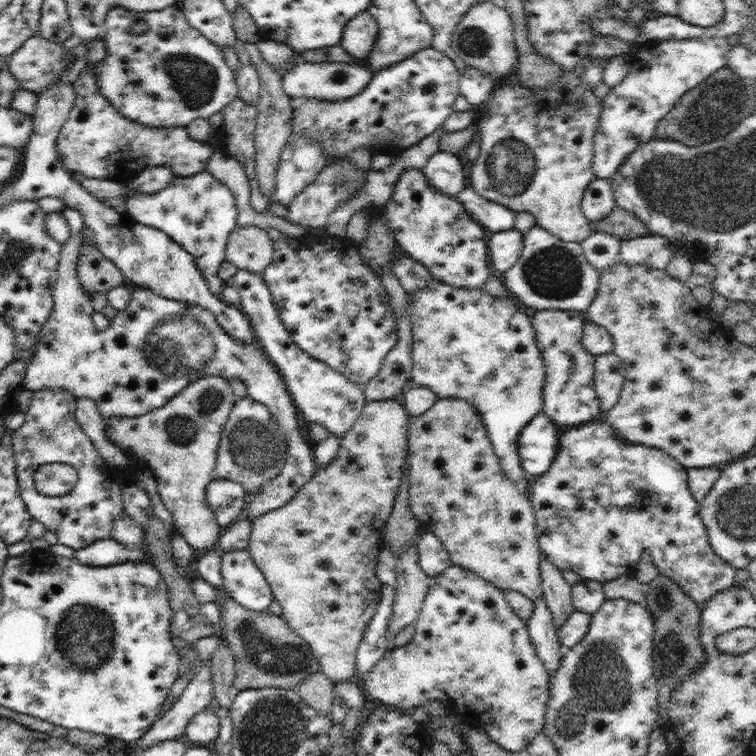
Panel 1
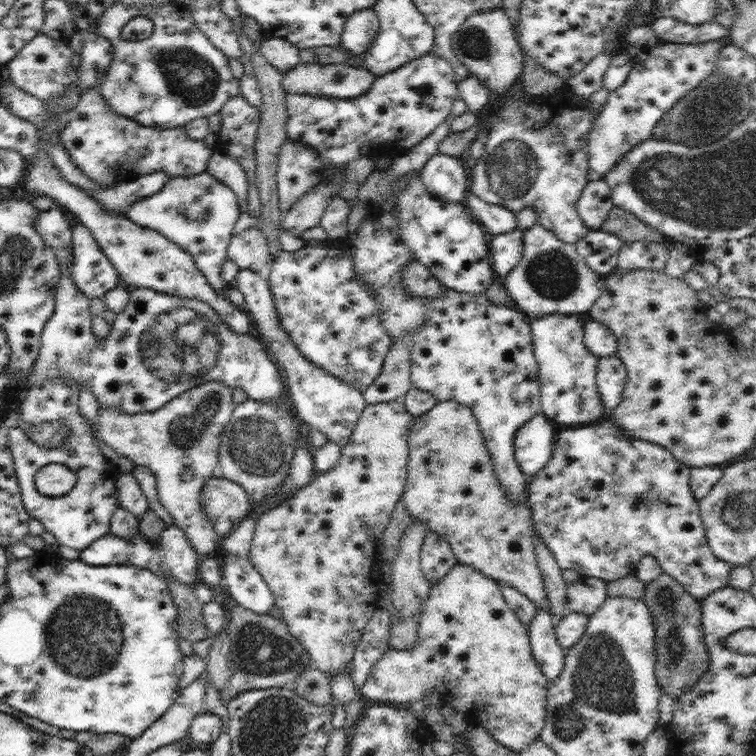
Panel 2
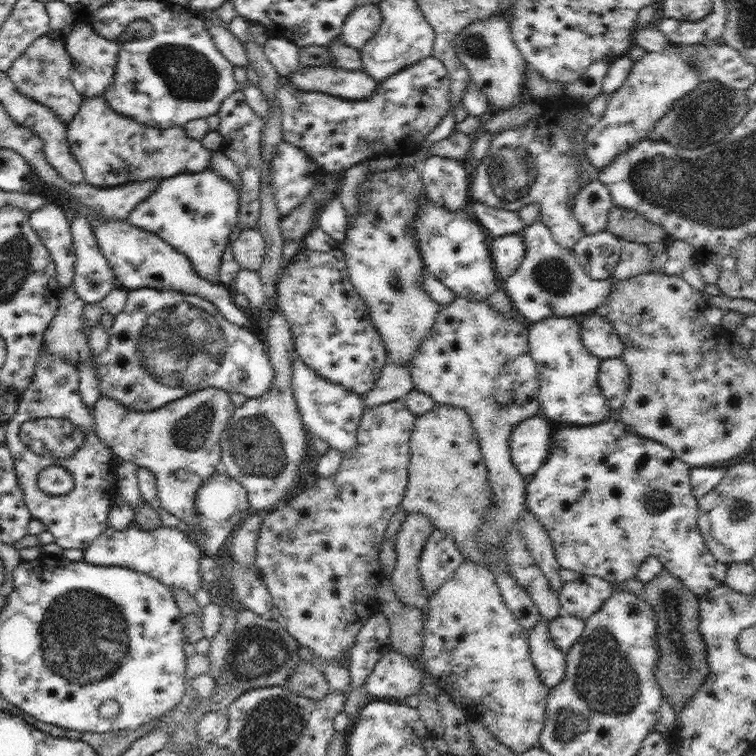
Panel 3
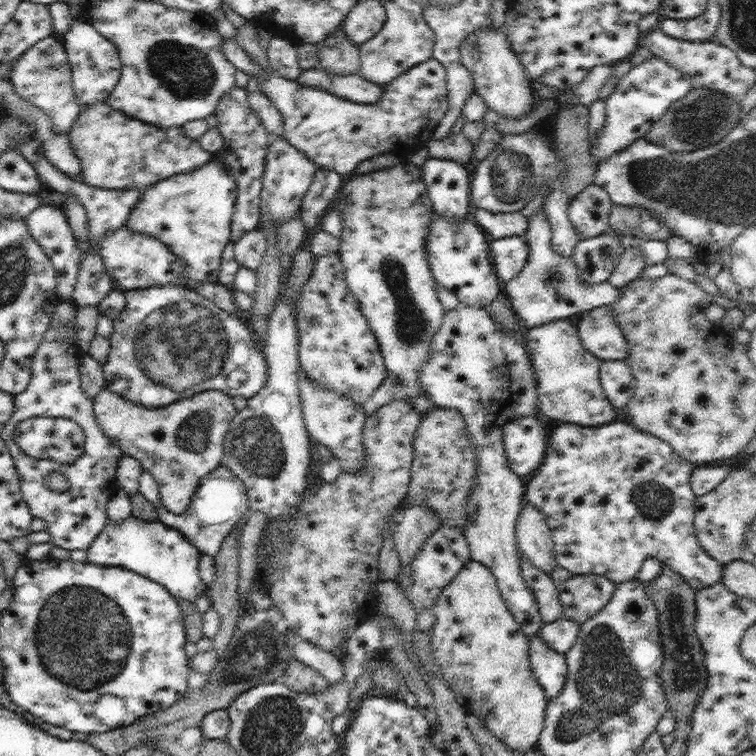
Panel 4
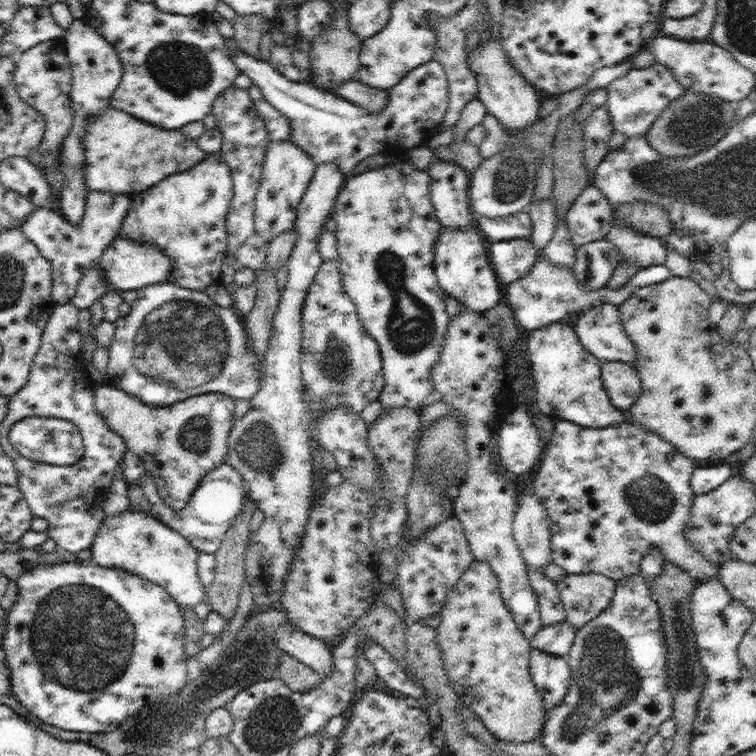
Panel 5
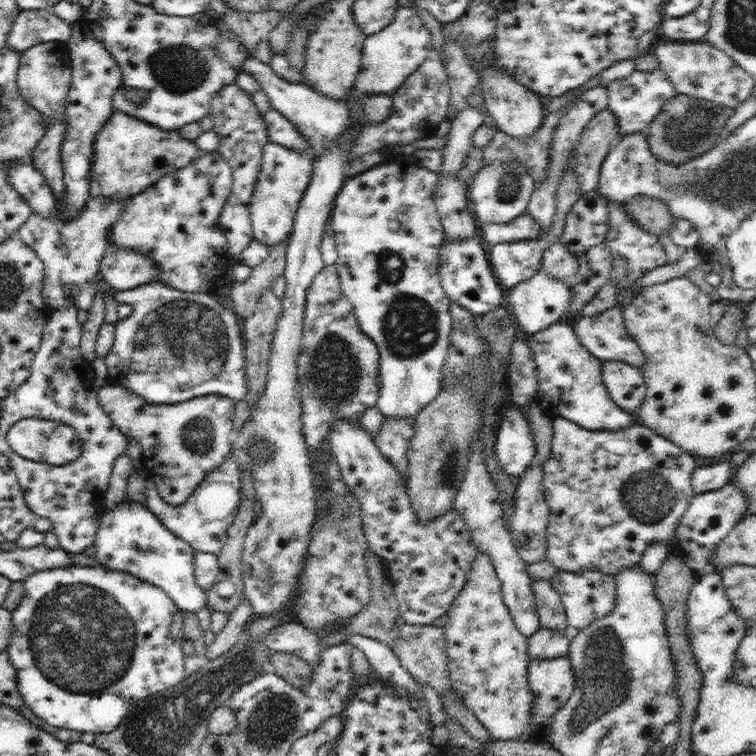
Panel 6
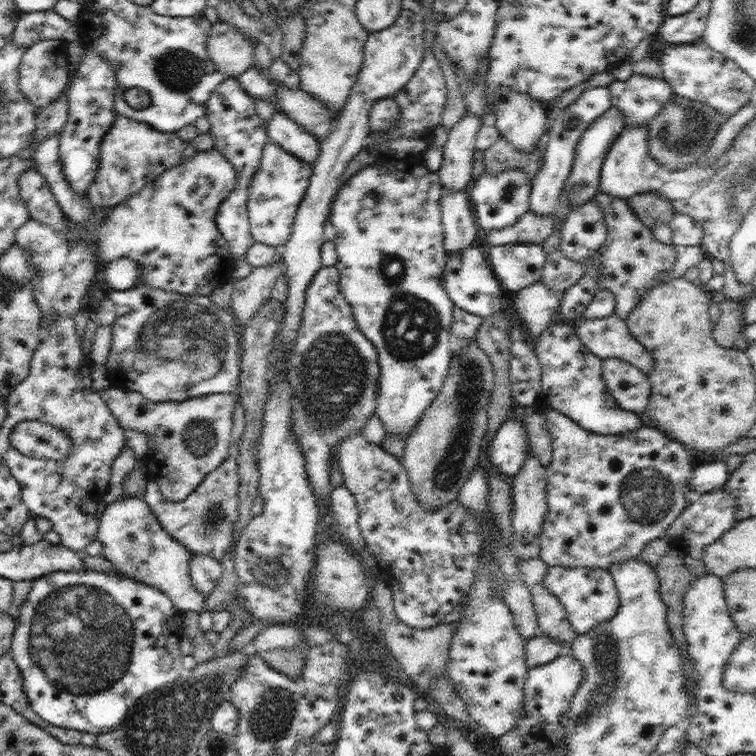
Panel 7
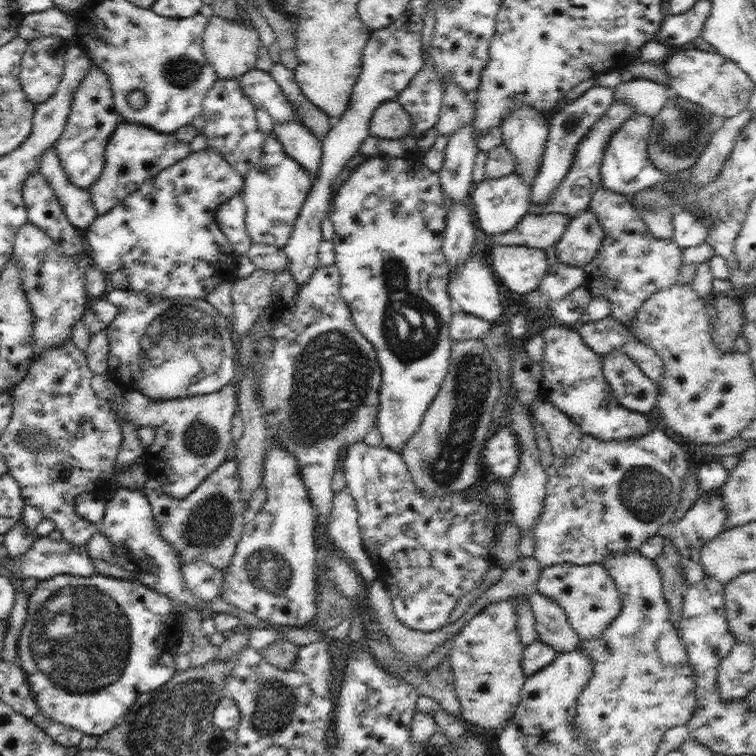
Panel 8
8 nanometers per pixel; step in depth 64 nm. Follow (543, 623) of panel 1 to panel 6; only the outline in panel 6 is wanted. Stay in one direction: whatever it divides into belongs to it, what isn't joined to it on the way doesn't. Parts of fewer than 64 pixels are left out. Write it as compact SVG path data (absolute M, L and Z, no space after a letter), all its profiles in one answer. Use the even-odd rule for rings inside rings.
M566 656L551 659L529 659L528 682L535 696L532 725L530 730L526 732L528 736L522 736L519 740L530 743L546 742L548 735L552 734L550 732L552 717L558 712L558 709L562 709L562 706L567 704L570 695L574 692L576 686L574 670L572 670L571 662Z

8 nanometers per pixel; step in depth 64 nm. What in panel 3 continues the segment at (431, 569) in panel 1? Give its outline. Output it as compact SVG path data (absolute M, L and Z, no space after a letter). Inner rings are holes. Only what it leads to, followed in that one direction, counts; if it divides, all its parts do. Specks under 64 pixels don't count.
M435 530L424 545L418 564L422 588L426 589L428 598L448 581L462 562L464 558L456 546L454 534L446 530Z

